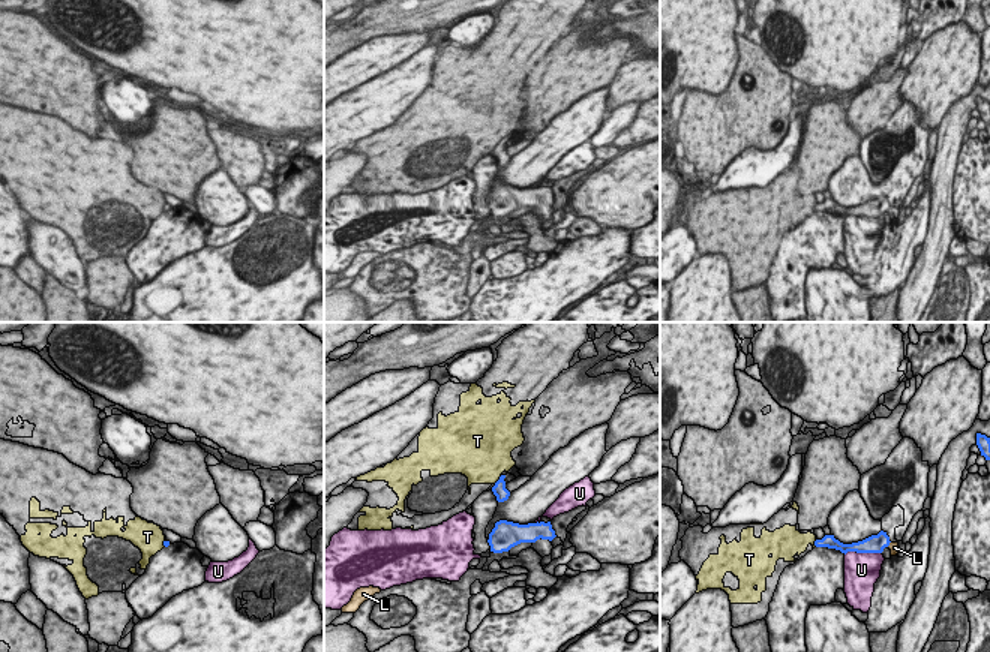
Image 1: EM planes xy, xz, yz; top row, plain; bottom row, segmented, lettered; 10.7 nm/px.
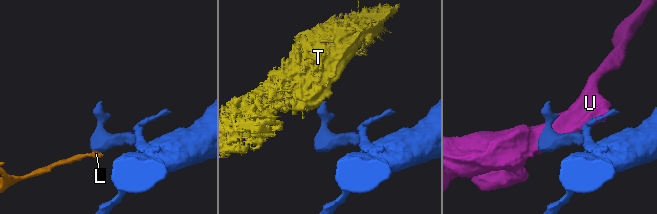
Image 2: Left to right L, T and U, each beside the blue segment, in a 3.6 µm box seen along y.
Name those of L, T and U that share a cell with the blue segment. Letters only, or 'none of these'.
L

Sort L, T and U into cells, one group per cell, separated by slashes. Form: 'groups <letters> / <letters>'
groups L / T / U

